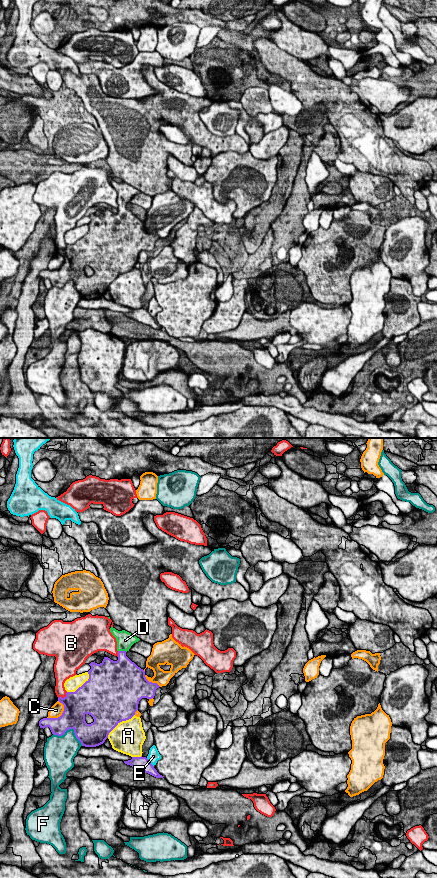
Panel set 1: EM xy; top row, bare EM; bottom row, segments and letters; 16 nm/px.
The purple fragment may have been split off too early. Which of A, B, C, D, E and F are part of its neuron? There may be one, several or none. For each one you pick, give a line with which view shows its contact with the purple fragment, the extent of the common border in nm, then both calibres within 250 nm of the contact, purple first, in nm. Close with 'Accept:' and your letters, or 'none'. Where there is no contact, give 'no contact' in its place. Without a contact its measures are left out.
D: xy | 140 nm | 300/280 nm
Accept: D

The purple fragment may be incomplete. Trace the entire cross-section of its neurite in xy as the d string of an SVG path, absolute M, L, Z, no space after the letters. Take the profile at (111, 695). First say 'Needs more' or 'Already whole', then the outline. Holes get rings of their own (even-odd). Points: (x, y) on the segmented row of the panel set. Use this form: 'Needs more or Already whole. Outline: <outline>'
Needs more. Outline: M111 627L110 632L116 638L118 660L113 661L104 657L100 664L95 661L89 665L89 679L75 692L67 692L64 698L58 701L64 705L64 711L58 718L43 718L39 721L40 728L49 727L52 734L62 736L69 729L73 729L76 738L85 747L96 747L105 742L109 733L122 721L131 719L138 710L139 701L142 698L152 699L155 691L160 686L149 682L145 677L145 671L132 662L127 656L131 646L140 639L131 633L118 631ZM85 715L93 717L94 722L87 724Z

